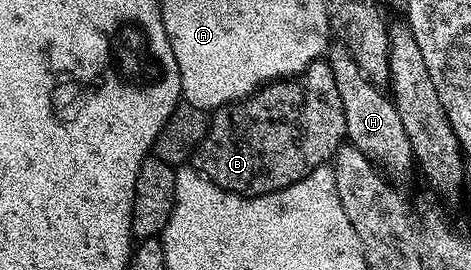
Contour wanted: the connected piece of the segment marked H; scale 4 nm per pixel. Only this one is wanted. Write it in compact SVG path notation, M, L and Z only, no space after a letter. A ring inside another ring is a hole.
M338 43L329 50L328 63L336 79L336 89L340 91L340 101L344 103L346 141L387 174L406 173L410 168L413 170L416 162L412 143L408 139L408 131L404 131L404 123L400 123L393 100L366 78L345 45Z

